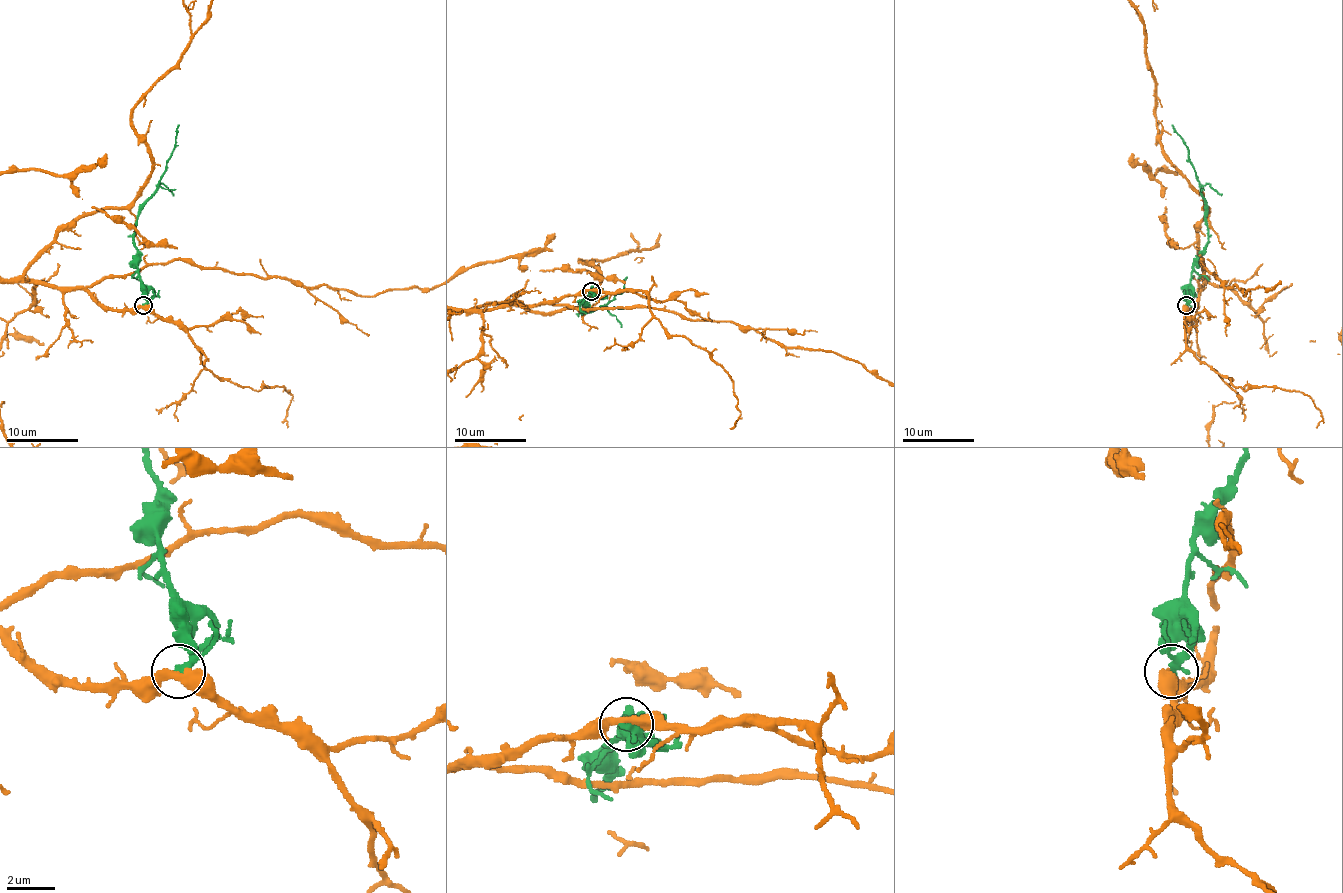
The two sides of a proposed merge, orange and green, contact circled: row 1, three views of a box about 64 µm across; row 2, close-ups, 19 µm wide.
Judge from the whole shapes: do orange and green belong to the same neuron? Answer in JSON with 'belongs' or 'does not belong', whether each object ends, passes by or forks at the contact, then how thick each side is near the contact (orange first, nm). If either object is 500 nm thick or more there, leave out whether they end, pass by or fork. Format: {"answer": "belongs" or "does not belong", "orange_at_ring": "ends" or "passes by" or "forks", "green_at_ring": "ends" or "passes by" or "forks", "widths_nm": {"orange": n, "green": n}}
{"answer": "does not belong", "orange_at_ring": "passes by", "green_at_ring": "passes by", "widths_nm": {"orange": 380, "green": 280}}

